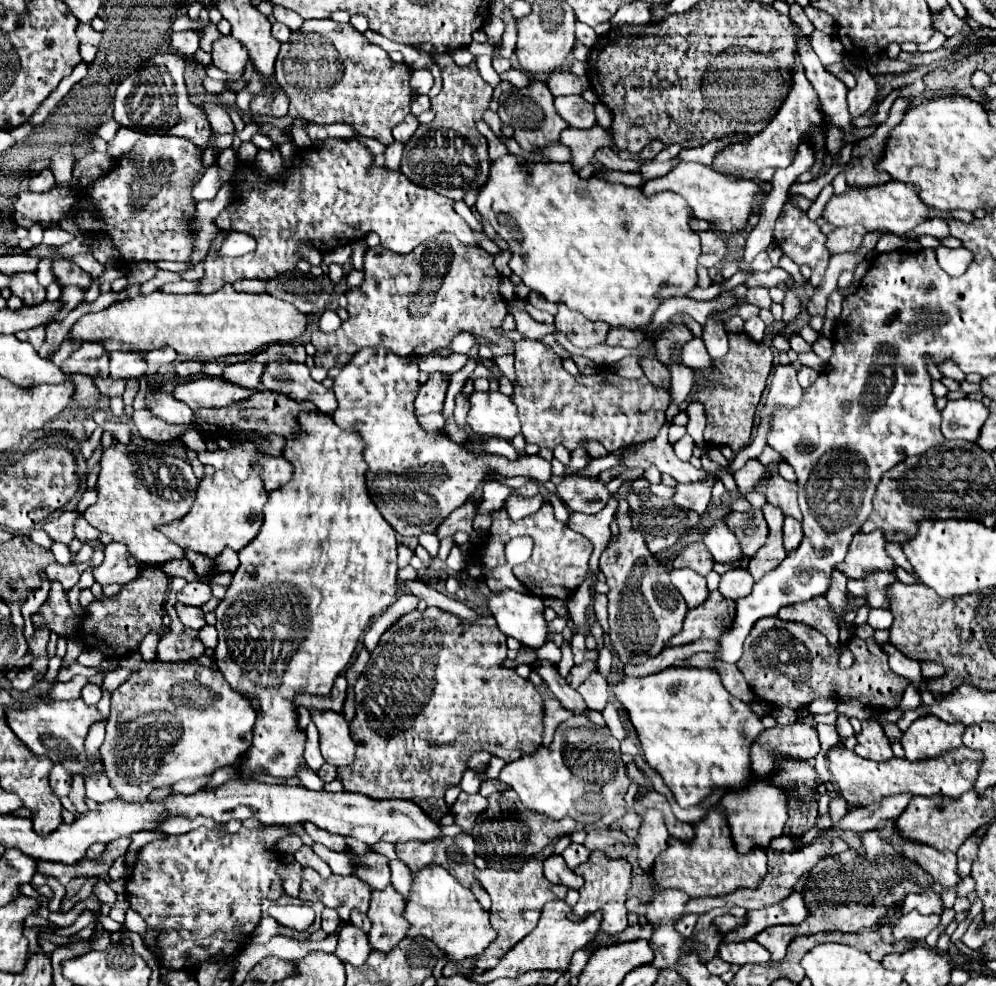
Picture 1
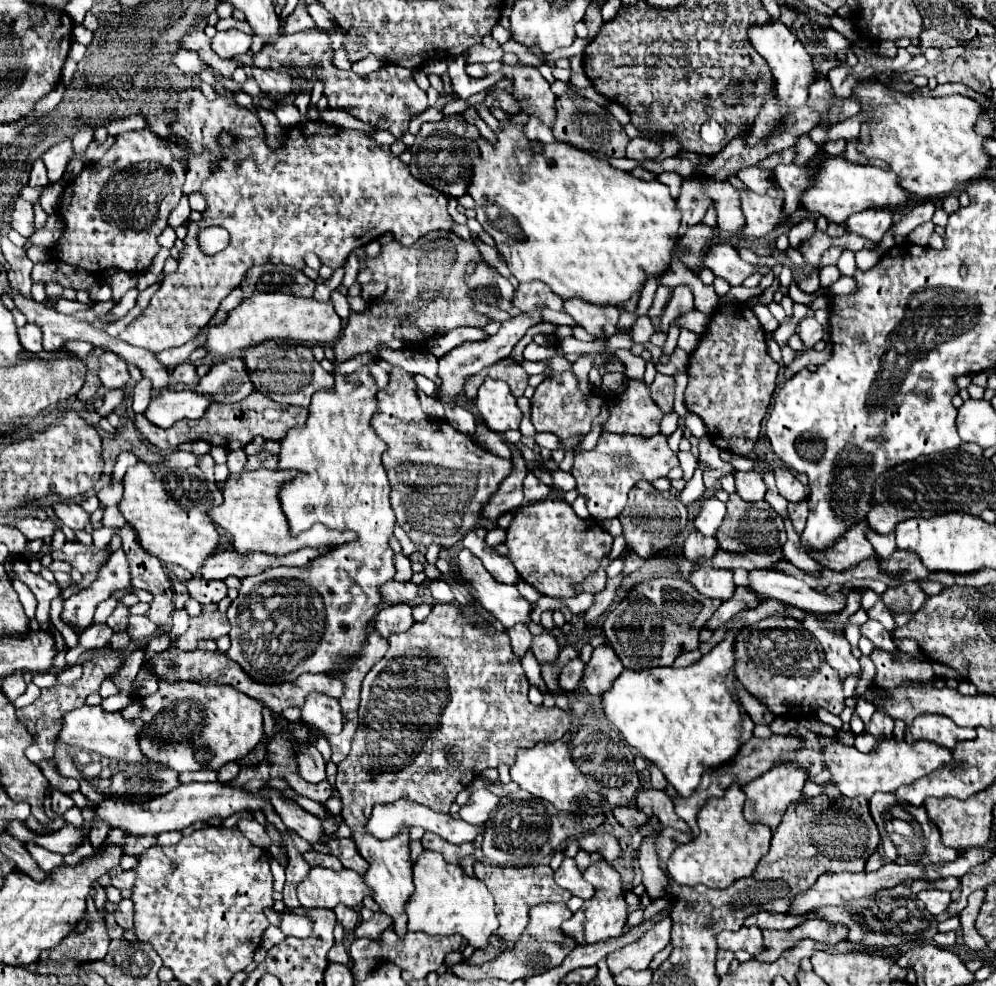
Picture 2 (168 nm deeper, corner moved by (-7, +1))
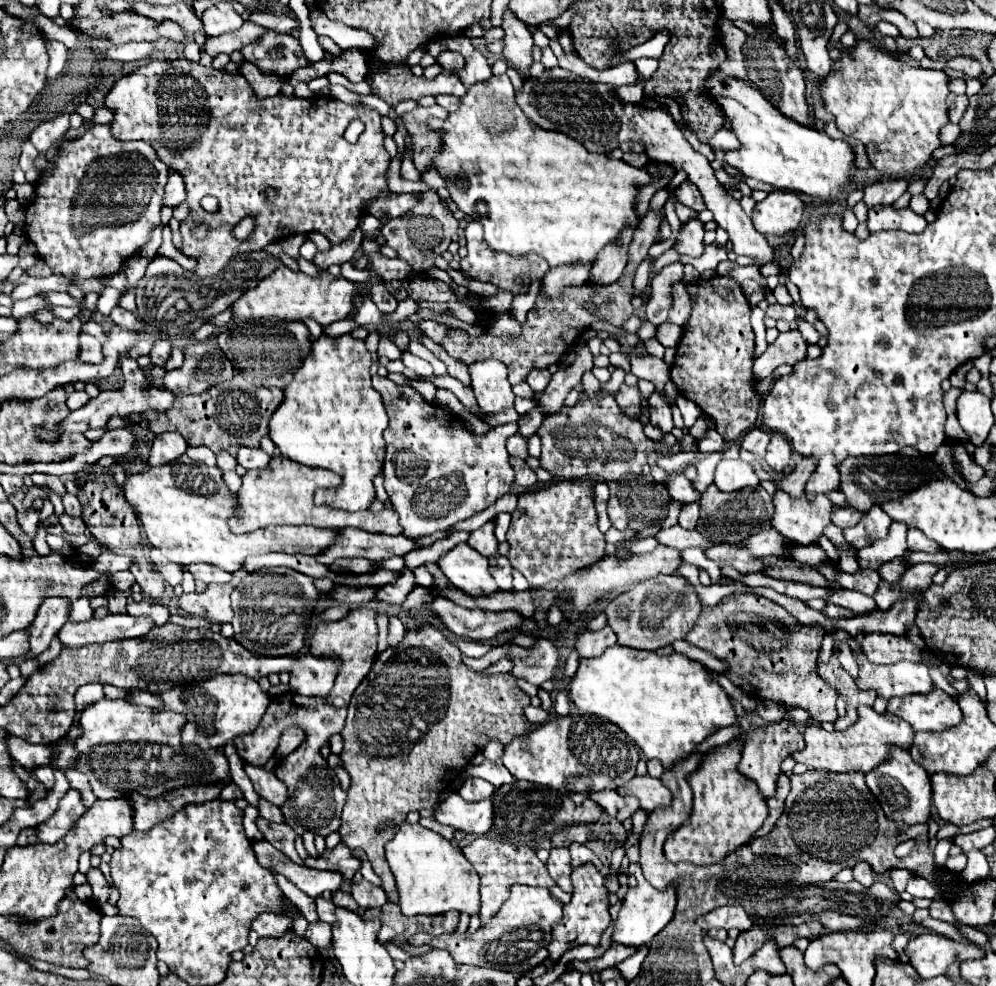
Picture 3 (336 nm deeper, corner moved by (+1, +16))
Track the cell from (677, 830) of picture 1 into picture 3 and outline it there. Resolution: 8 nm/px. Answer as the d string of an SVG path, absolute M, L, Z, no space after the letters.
M634 776L626 784L626 794L632 794L640 800L640 808L652 812L658 806L670 806L672 804L672 792L652 776Z

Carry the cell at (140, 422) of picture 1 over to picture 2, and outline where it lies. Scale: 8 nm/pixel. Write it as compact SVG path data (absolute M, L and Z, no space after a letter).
M252 391L246 399L232 403L232 405L212 403L206 409L206 415L202 415L202 419L196 419L196 421L182 419L182 421L174 423L174 427L170 427L170 429L154 427L142 415L136 415L134 425L142 433L142 437L148 443L152 443L154 447L158 447L160 451L174 451L180 443L196 441L196 439L206 441L210 447L224 447L226 451L228 449L238 451L238 449L244 449L248 443L252 443L256 437L262 437L266 441L280 441L286 435L286 431L292 427L292 407L280 405L280 403L272 401L268 395Z

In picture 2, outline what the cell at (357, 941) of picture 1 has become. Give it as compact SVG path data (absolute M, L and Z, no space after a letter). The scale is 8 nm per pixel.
M366 907L360 909L360 925L354 929L356 937L370 937L370 939L376 939L386 927L392 925L392 919L382 913L382 911L370 911Z

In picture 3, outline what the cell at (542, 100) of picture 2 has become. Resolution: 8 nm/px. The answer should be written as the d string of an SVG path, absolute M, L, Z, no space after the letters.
M510 10L504 12L504 24L502 24L506 36L504 36L504 58L514 64L514 68L524 74L526 80L530 80L530 66L532 66L532 34Z

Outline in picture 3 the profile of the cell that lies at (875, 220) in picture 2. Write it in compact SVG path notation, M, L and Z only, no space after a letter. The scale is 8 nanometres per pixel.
M892 180L892 182L878 182L864 188L864 204L872 210L876 206L888 206L894 200L898 200L906 192L908 182L904 180Z

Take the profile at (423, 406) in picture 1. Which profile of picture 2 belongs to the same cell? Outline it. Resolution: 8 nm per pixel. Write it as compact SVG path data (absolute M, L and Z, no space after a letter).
M540 305L540 307L532 309L532 311L520 313L518 317L512 317L512 319L504 321L504 323L502 323L502 327L500 327L500 331L498 331L496 335L488 337L486 341L462 343L462 345L454 347L448 355L444 355L444 357L438 361L438 365L440 365L440 379L442 379L442 385L440 385L440 389L438 389L440 399L442 399L446 405L456 407L456 405L460 403L460 389L464 387L464 379L466 379L468 375L474 375L474 373L482 371L484 367L492 365L492 363L500 361L500 359L510 357L512 349L514 349L514 347L516 347L516 343L526 335L526 331L528 331L532 325L542 323L542 309L544 309L544 305Z

